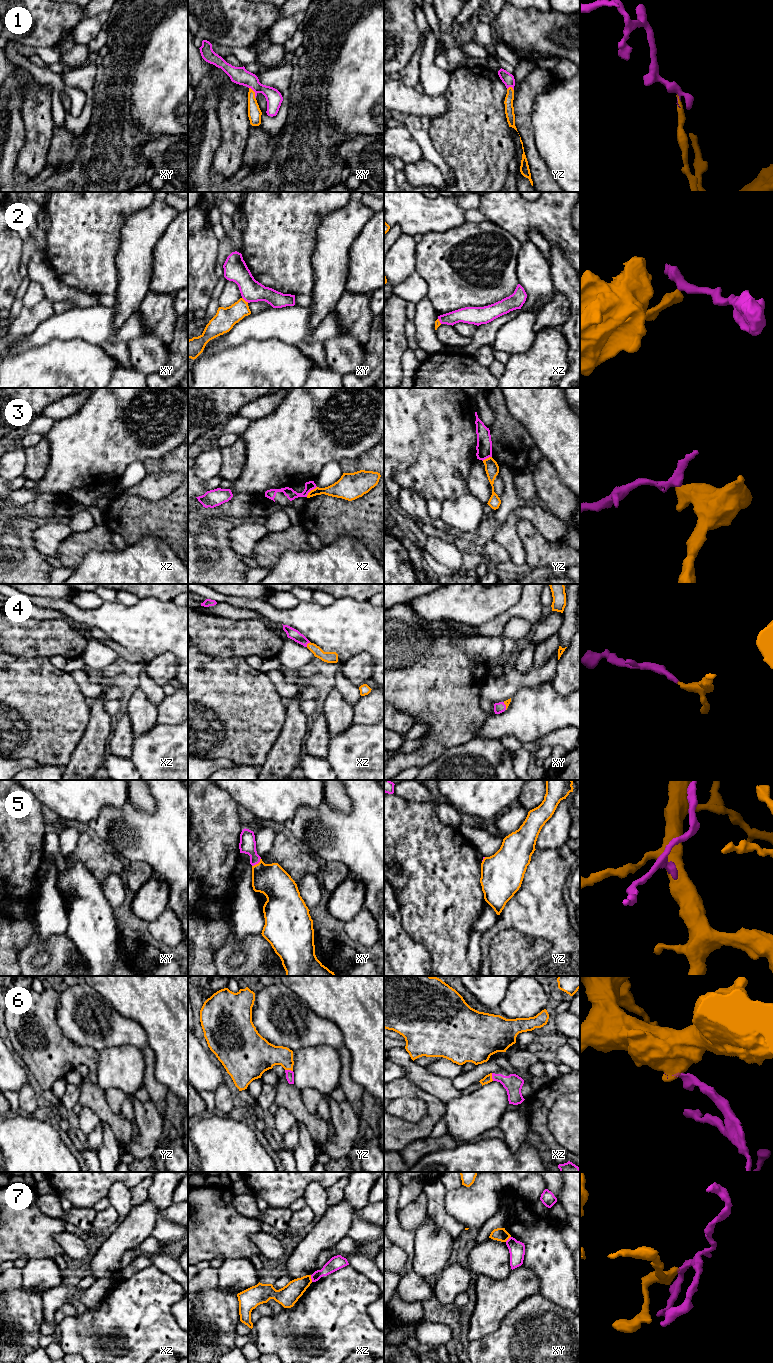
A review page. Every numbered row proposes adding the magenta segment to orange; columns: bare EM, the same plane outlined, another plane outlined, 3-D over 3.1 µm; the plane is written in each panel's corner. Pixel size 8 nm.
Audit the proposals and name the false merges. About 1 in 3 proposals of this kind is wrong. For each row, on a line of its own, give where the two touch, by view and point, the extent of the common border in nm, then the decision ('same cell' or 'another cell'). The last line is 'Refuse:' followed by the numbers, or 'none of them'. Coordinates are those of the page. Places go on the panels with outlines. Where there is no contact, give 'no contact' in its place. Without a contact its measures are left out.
1: meets orange in xy at (254, 93); contact 110 nm long; same cell
2: meets orange in xy at (244, 300); contact 70 nm long; another cell
3: meets orange in xz at (310, 491); contact 120 nm long; another cell
4: meets orange in xz at (307, 644); contact 50 nm long; same cell
5: meets orange in xy at (258, 863); contact 100 nm long; same cell
6: meets orange in yz at (289, 1069); contact 70 nm long; same cell
7: meets orange in xz at (310, 1278); contact 60 nm long; another cell
Refuse: 2, 3, 7

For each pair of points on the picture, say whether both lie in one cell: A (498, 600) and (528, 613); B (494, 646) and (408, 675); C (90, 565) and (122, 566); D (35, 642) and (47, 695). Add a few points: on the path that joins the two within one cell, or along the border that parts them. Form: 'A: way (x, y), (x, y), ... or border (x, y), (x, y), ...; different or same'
A: border (521, 594), (513, 605), (492, 618); different
B: border (455, 640), (474, 660), (482, 660), (487, 663); different
C: way (98, 566), (114, 566); same
D: border (14, 656), (46, 656), (48, 658); different

